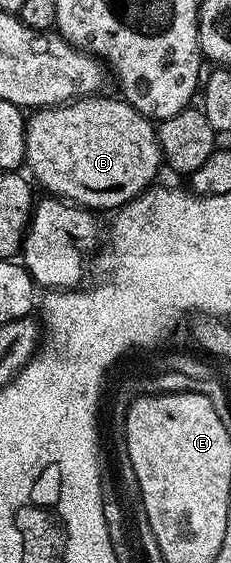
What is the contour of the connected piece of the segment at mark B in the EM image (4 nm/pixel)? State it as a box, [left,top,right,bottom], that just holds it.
[25,95,163,211]

